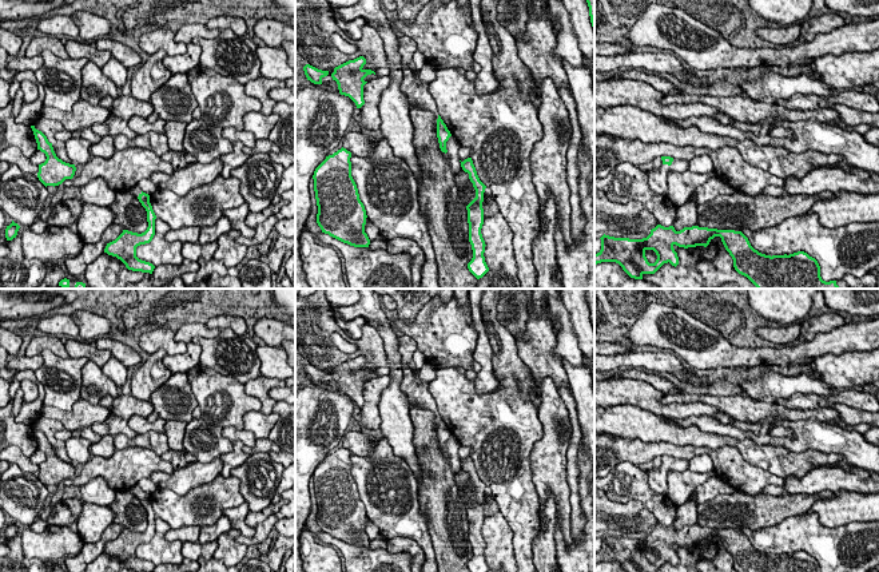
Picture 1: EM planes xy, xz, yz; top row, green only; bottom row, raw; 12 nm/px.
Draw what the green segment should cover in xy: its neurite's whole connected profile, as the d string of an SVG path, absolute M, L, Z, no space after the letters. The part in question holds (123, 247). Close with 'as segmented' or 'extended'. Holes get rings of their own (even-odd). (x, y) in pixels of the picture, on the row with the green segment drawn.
M139 186L131 187L128 192L138 198L142 206L146 208L148 227L142 234L123 230L123 233L115 241L107 243L104 253L120 259L128 270L152 274L155 266L150 262L139 259L136 257L136 247L152 241L155 235L156 215L150 203L150 195L143 192Z | extended

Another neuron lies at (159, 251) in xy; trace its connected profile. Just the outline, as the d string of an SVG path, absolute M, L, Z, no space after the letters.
M160 218L155 219L155 235L150 243L136 247L136 257L142 261L150 262L154 266L175 265L179 266L183 262L182 242L167 242L166 234L170 231L170 226Z

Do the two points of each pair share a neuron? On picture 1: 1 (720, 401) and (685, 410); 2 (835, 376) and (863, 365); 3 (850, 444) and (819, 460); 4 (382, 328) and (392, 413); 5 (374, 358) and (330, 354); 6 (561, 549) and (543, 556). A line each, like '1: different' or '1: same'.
1: different
2: same
3: different
4: same
5: same
6: different

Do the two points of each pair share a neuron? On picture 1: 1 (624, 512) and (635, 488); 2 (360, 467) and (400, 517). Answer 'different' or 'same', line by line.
1: different
2: same

